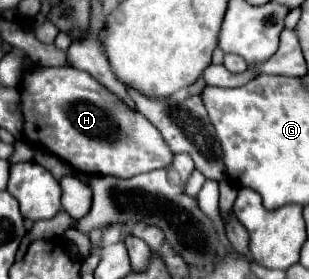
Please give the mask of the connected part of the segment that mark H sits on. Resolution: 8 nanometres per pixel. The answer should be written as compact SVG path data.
M37 66L23 76L21 104L25 116L25 138L69 162L83 174L111 174L131 178L149 170L159 170L173 162L173 152L161 138L161 132L137 110L129 108L121 98L99 84L91 74L75 68L43 68Z

